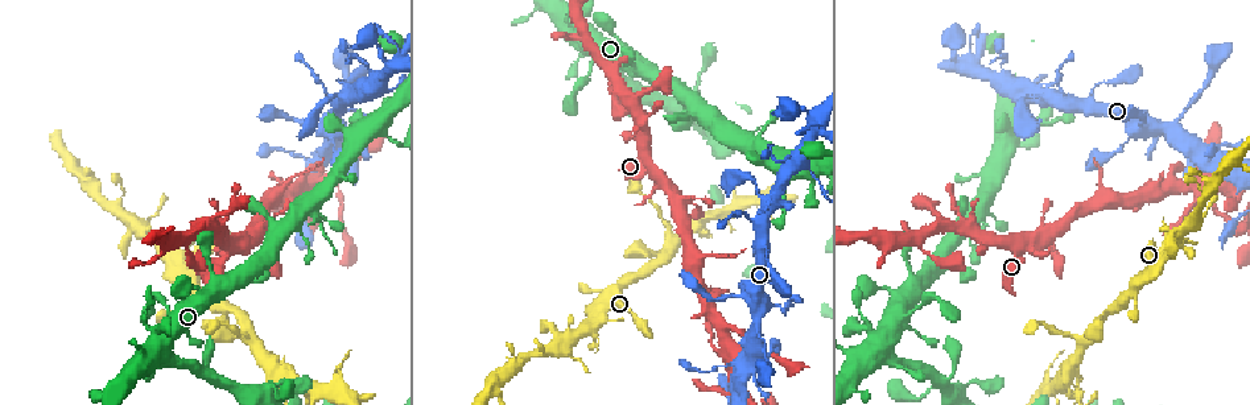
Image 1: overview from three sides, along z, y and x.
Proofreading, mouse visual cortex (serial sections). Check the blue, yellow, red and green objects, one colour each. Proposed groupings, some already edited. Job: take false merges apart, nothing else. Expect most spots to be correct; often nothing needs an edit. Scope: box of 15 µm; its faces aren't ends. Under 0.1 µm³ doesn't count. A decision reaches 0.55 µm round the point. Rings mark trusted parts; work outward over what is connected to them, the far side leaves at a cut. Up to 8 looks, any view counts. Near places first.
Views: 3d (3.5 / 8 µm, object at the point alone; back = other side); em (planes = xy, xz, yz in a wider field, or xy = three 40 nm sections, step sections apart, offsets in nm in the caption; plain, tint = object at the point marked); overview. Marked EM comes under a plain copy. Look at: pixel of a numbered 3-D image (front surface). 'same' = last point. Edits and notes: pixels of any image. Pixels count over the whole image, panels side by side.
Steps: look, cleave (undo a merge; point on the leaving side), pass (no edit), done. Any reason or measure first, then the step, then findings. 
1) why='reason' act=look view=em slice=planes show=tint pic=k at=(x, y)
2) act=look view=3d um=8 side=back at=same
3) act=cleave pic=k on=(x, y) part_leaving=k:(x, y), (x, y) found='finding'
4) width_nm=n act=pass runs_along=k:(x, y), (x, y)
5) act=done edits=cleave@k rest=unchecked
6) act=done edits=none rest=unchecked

why='thick turns thin' act=look view=3d um=3.5 pic=1 at=(1042, 94)

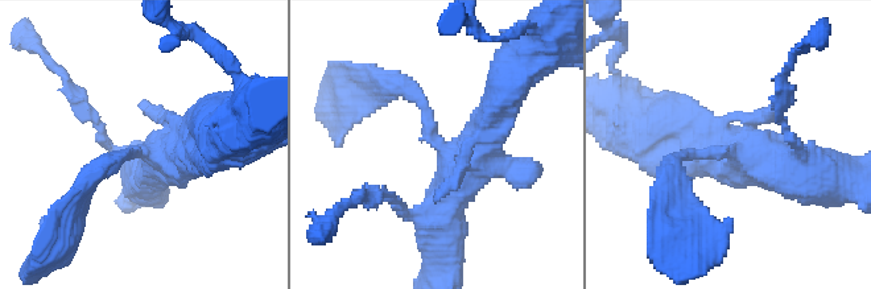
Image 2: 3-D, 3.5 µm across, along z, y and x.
why='shape alone is not enough' act=look view=em slice=xy step=1 show=tint pic=2 at=(735, 154)

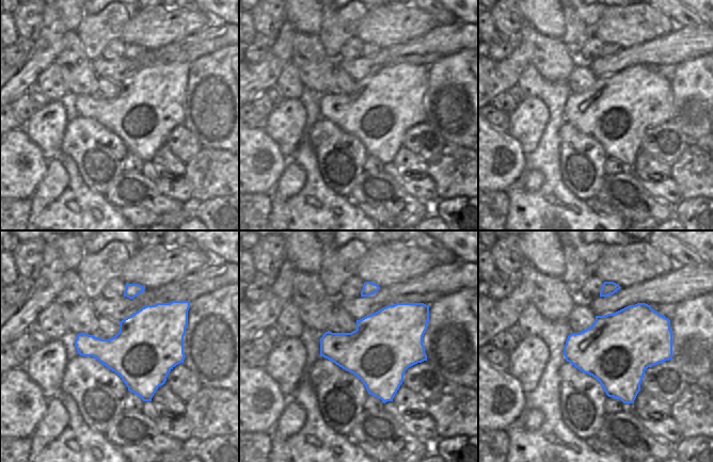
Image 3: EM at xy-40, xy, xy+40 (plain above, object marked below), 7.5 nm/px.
act=pass runs_along=2:(442, 240), (454, 176), (503, 98) found='one cell here'

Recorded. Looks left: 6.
act=look view=3d um=3.5 pic=1 at=(269, 388)

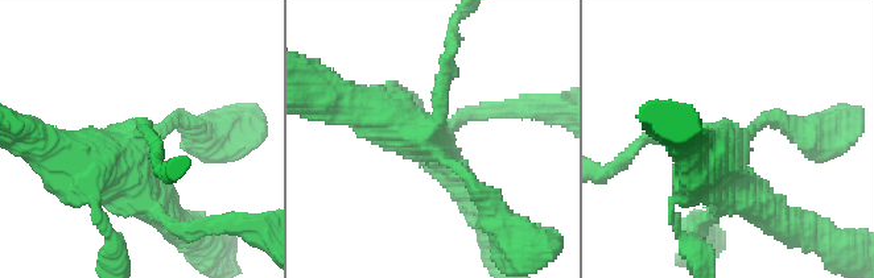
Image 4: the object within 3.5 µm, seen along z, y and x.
arms=4 arm_widths_nm=150,150,400,500 act=look view=em slice=xy step=2 show=tint pic=4 at=(127, 145)

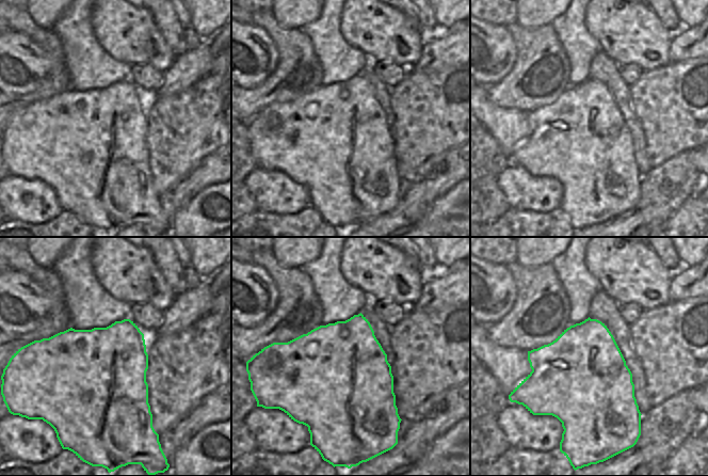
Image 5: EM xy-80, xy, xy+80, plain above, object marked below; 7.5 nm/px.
act=pass runs_along=4:(347, 103), (424, 133), (481, 194) found='one cell here'

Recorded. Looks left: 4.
why='four-way junction' act=look view=3d um=3.5 side=back pic=1 at=(274, 378)

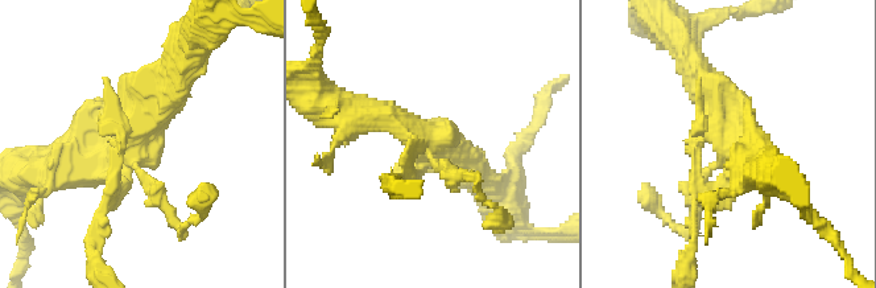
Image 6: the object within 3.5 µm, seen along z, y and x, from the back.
act=look view=em slice=xy step=5 show=tint pic=6 at=(129, 142)

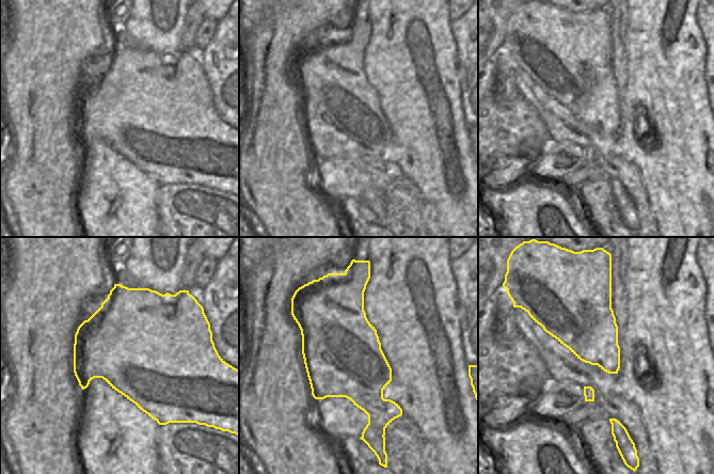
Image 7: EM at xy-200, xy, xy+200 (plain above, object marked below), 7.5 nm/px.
act=cleave pic=6 on=(100, 227) part_leaving=6:(116, 190), (100, 231), (83, 239) found='two cells meet here'

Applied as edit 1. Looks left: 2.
act=done edits=cleave@6 rest=unchecked

